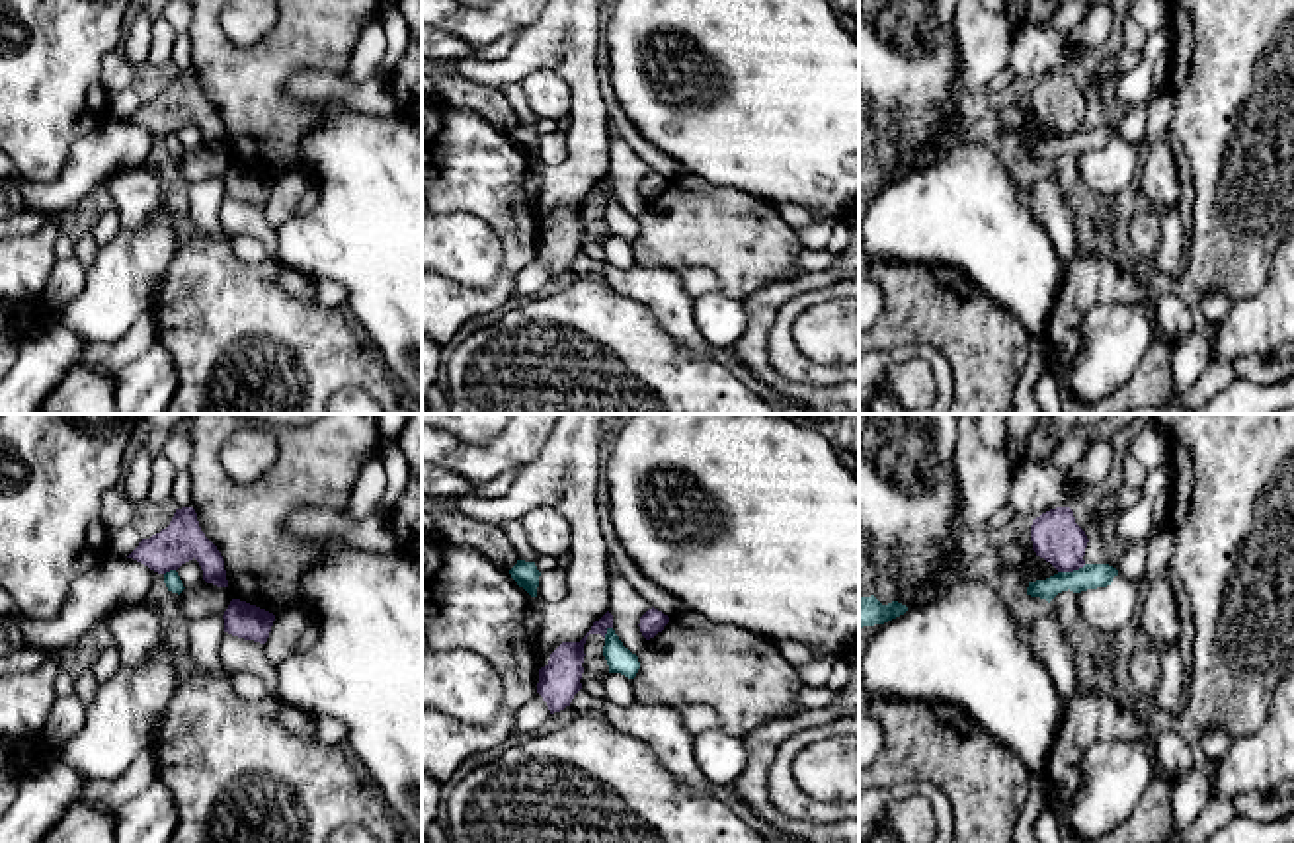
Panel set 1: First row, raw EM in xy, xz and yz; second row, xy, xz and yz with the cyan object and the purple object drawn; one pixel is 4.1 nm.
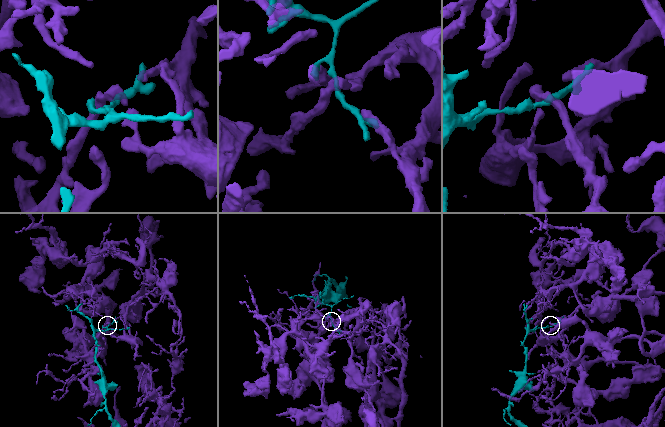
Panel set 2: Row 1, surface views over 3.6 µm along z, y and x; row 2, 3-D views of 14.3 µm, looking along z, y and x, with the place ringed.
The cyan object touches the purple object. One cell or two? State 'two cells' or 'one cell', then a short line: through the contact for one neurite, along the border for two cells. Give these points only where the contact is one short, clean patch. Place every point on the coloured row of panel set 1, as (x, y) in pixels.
two cells; line yz (1086, 564), (1058, 572)

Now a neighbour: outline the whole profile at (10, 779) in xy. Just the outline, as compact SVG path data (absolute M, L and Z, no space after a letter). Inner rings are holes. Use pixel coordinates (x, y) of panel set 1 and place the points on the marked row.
M21 767L0 771L0 818L6 814L6 810L12 806L12 802L20 794L23 773L25 769Z

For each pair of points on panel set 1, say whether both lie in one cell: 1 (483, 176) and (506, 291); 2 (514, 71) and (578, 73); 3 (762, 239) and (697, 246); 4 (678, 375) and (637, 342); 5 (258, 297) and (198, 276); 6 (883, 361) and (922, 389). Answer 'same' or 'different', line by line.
1: same
2: same
3: same
4: same
5: same
6: different

